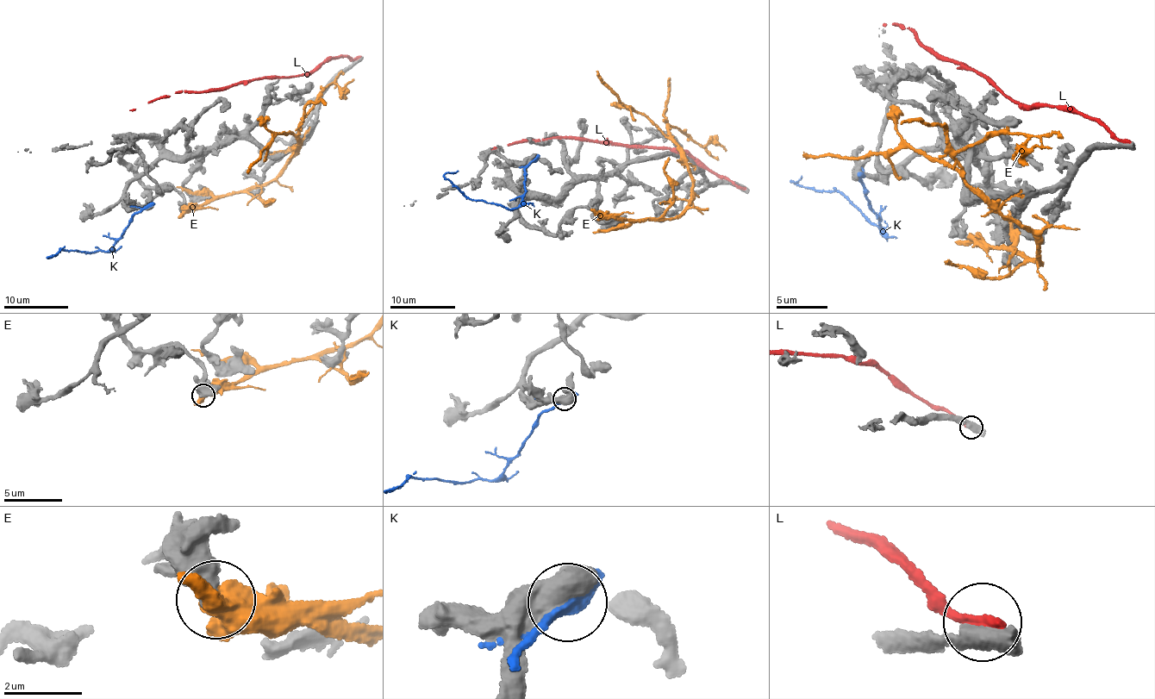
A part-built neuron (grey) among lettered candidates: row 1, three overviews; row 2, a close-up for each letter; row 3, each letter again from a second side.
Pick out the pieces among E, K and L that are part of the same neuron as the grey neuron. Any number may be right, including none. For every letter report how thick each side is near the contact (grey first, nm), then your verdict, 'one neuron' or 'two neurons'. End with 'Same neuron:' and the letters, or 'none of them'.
E: calibres 480 and 500 nm; two neurons
K: calibres 600 and 280 nm; two neurons
L: calibres 700 and 360 nm; two neurons
Same neuron: none of them

